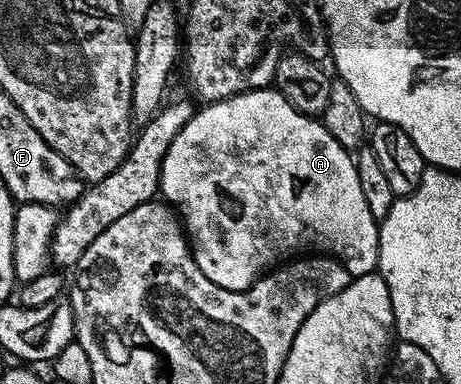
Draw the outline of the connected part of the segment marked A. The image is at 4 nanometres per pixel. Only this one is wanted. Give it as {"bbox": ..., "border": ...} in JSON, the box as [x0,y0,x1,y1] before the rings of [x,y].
{"bbox":[159,88,379,293],"border":[[[276,88],[252,89],[246,93],[240,93],[198,108],[194,112],[193,118],[175,135],[175,139],[163,159],[159,193],[179,214],[199,271],[203,271],[203,275],[207,275],[207,279],[211,279],[211,283],[224,289],[230,289],[236,293],[241,289],[248,289],[258,277],[266,271],[272,270],[278,263],[284,262],[286,258],[293,255],[288,255],[288,253],[293,253],[296,249],[309,248],[305,250],[317,255],[336,257],[344,265],[350,278],[361,277],[363,274],[374,272],[377,269],[379,222],[371,215],[371,211],[367,207],[367,199],[363,199],[363,190],[359,188],[356,160],[351,156],[350,150],[344,149],[342,145],[335,143],[335,139],[331,139],[331,135],[325,130],[320,120],[303,115],[295,107],[291,107],[291,103],[287,103],[285,96],[277,92]]]}

